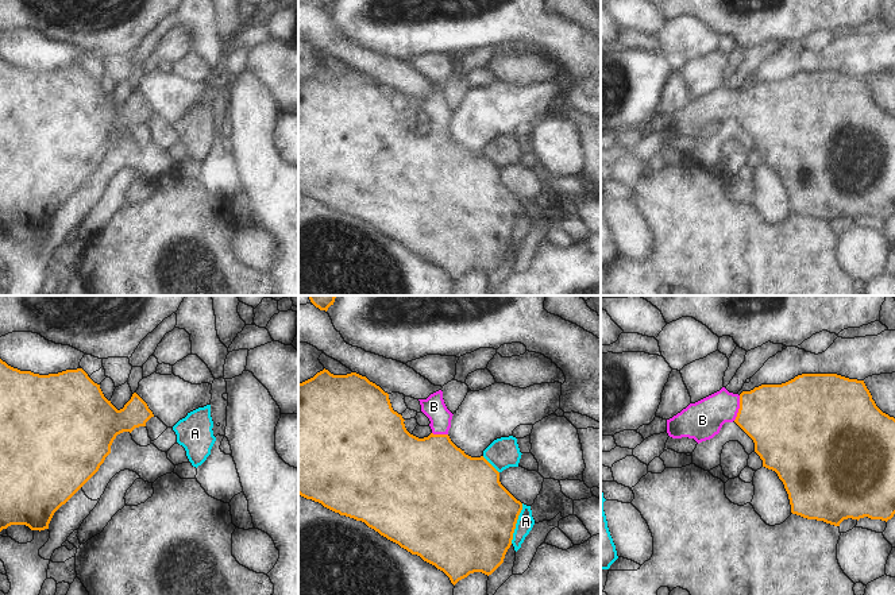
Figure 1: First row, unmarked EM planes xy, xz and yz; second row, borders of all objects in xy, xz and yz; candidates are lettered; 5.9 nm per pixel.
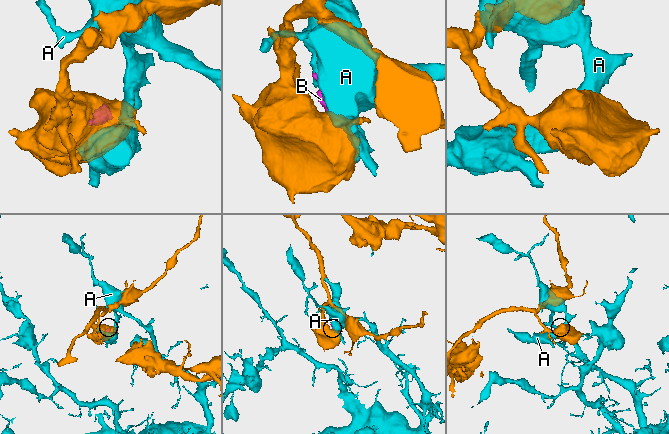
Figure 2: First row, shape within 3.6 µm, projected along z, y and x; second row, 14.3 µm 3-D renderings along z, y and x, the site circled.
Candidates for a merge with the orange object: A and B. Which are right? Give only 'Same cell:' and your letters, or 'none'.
Same cell: B

